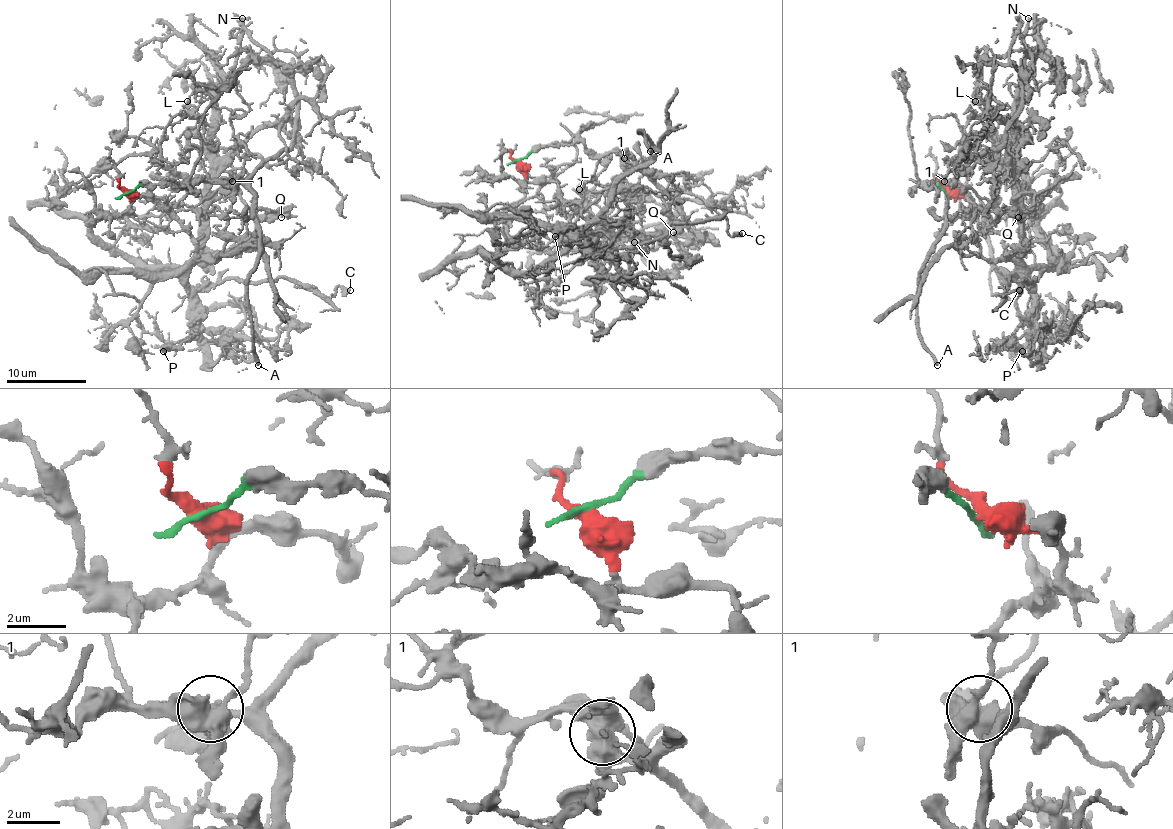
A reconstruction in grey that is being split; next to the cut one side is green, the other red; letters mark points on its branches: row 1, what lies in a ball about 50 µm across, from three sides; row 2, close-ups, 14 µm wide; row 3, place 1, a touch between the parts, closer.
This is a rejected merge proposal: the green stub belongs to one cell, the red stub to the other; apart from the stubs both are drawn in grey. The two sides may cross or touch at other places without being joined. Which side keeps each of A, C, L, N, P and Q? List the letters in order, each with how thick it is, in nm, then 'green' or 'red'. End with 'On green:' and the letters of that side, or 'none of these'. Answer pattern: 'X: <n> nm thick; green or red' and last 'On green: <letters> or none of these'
A: 300 nm thick; green
C: 440 nm thick; red
L: 160 nm thick; red
N: 220 nm thick; red
P: 280 nm thick; red
Q: 280 nm thick; red
On green: A

